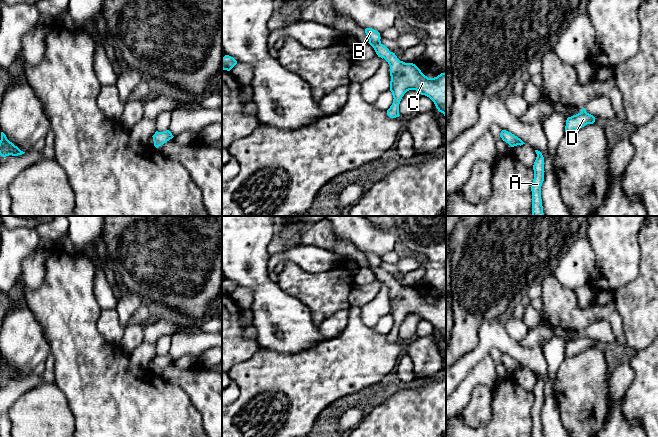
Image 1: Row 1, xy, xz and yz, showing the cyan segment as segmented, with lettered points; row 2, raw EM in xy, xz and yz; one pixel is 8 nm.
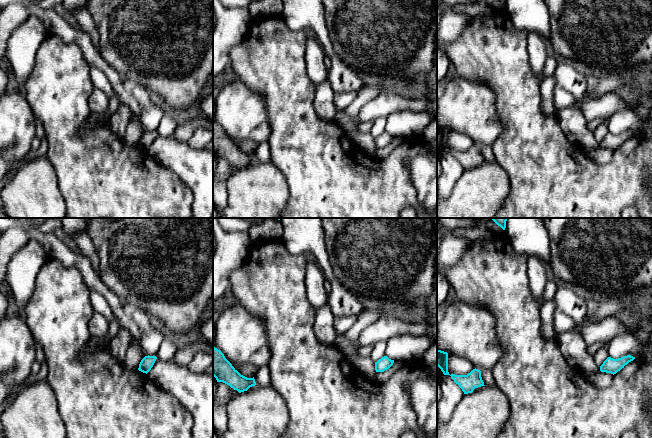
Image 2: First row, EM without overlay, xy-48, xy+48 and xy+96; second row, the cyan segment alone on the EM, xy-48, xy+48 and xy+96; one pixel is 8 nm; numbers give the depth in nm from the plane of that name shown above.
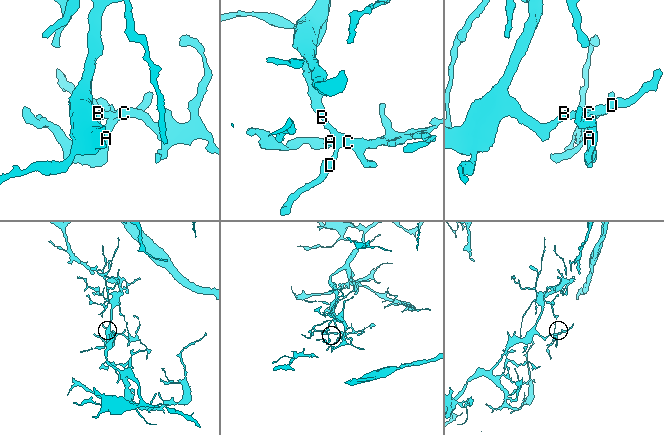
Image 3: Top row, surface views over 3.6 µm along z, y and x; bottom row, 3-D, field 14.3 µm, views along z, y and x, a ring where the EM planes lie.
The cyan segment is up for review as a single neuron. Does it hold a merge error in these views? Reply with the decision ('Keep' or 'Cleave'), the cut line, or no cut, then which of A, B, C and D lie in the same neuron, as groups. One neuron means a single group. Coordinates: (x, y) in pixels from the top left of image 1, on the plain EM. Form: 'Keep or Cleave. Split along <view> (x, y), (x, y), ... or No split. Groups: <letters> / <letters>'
Keep. No split. Groups: A B C D

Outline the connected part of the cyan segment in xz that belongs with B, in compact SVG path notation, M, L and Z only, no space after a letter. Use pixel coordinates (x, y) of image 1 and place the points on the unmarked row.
M366 252L365 257L369 268L374 272L378 281L384 282L390 290L390 315L393 327L387 334L390 342L399 341L399 328L404 318L409 314L416 314L421 319L429 321L439 336L446 341L446 297L428 302L413 287L400 285L395 277L380 265L380 257L372 252Z

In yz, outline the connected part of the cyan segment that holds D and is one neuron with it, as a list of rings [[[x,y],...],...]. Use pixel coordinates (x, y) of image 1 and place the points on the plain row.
[[[585,332],[581,333],[581,336],[568,341],[566,344],[565,356],[571,357],[576,355],[587,348],[593,348],[595,346],[595,341],[586,336]]]

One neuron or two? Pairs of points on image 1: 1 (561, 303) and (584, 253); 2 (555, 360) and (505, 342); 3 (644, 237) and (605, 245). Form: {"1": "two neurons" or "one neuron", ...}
{"1": "two neurons", "2": "two neurons", "3": "two neurons"}

